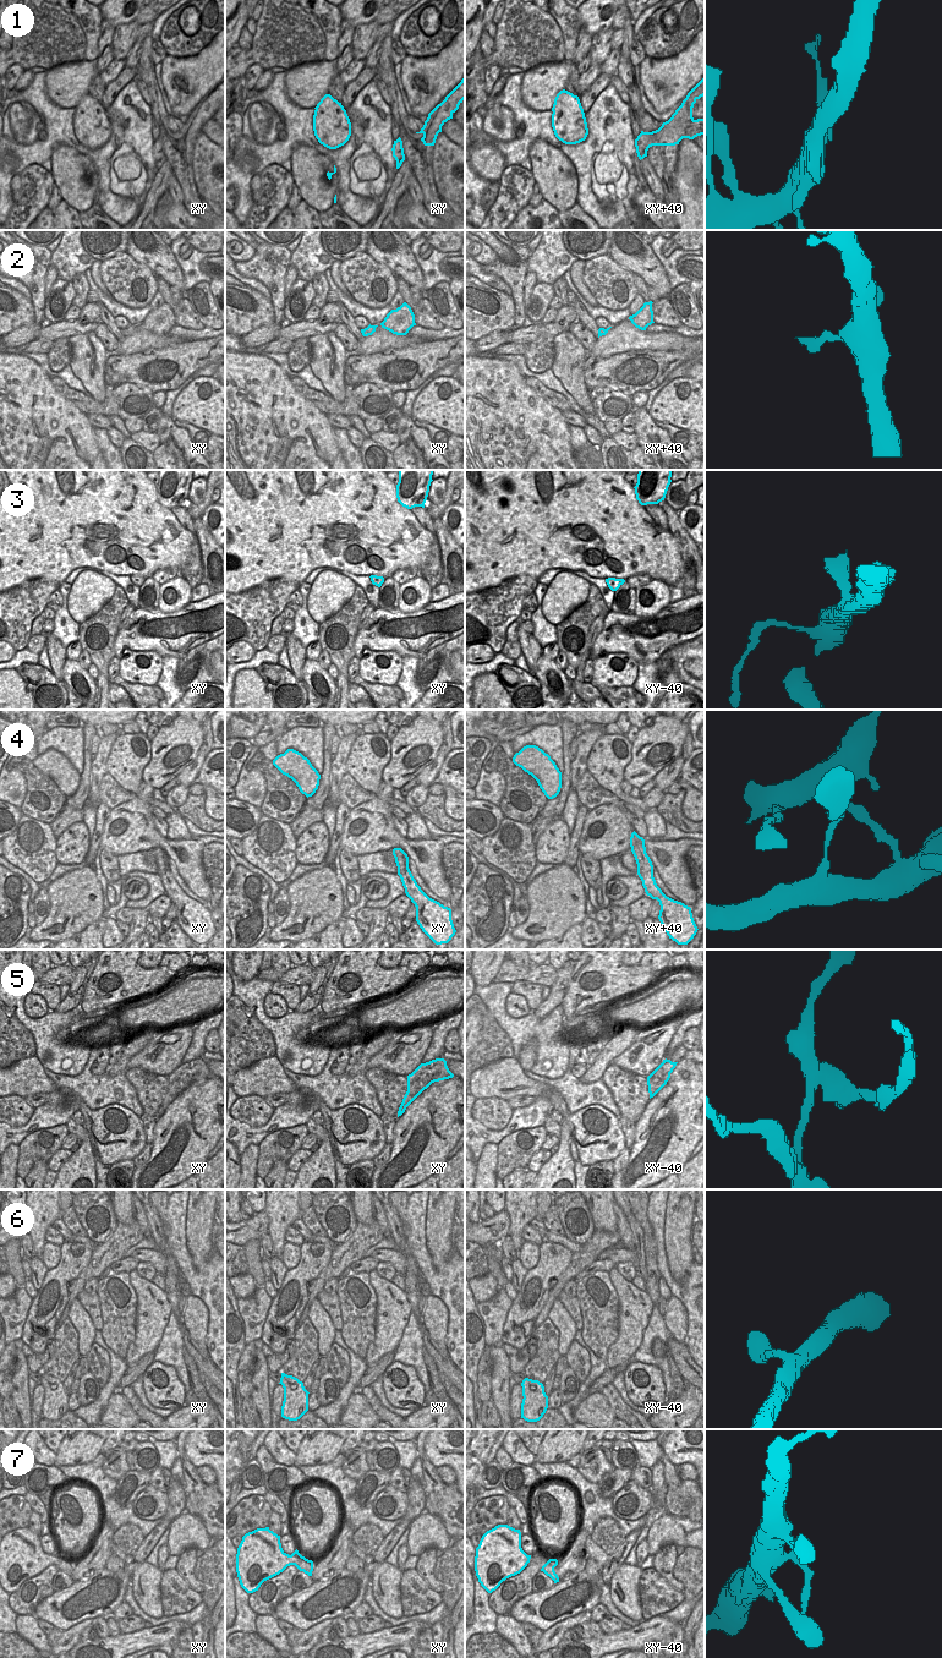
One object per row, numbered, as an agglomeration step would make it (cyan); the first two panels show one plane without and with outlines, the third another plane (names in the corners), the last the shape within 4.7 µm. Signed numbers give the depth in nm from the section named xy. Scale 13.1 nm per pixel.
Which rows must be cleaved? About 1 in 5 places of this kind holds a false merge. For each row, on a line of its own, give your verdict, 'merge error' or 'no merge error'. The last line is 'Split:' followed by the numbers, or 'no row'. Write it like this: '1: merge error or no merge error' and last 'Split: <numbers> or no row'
1: merge error
2: no merge error
3: no merge error
4: no merge error
5: merge error
6: no merge error
7: no merge error
Split: 1, 5

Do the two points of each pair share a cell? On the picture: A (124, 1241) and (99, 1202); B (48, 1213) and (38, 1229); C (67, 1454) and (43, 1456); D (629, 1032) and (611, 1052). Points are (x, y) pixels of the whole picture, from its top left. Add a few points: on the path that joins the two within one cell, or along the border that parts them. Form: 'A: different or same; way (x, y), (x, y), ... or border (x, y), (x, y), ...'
A: different; border (118, 1223), (114, 1231), (97, 1245)
B: same; way (43, 1215), (38, 1224)
C: different; border (56, 1454), (56, 1460), (53, 1465)
D: same; way (624, 1037), (613, 1048)

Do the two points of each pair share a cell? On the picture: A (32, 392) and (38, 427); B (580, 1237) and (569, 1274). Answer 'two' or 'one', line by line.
A: one
B: two

